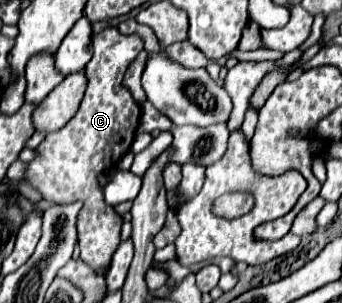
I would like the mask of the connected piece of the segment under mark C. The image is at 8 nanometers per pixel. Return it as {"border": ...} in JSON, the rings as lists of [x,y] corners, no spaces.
{"border":[[[106,27],[92,37],[92,59],[86,65],[88,87],[78,113],[54,133],[48,133],[36,149],[36,157],[26,165],[24,183],[32,185],[50,203],[82,201],[78,213],[80,257],[90,269],[106,269],[120,243],[122,217],[104,201],[98,177],[120,163],[130,149],[140,125],[140,105],[124,85],[124,73],[144,49],[138,35],[122,35],[116,27]]]}

